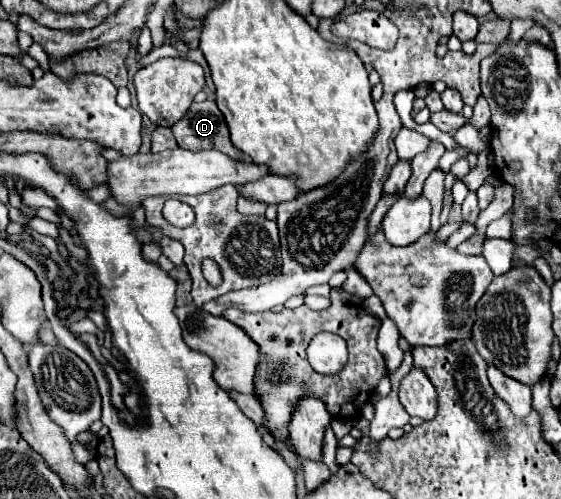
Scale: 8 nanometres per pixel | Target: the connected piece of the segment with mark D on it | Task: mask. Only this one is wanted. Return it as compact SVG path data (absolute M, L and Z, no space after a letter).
M213 100L193 104L191 110L187 110L187 114L183 116L183 120L177 120L171 126L171 132L175 134L175 140L181 148L187 150L215 148L235 160L241 158L241 152L231 144L225 116L219 112Z

